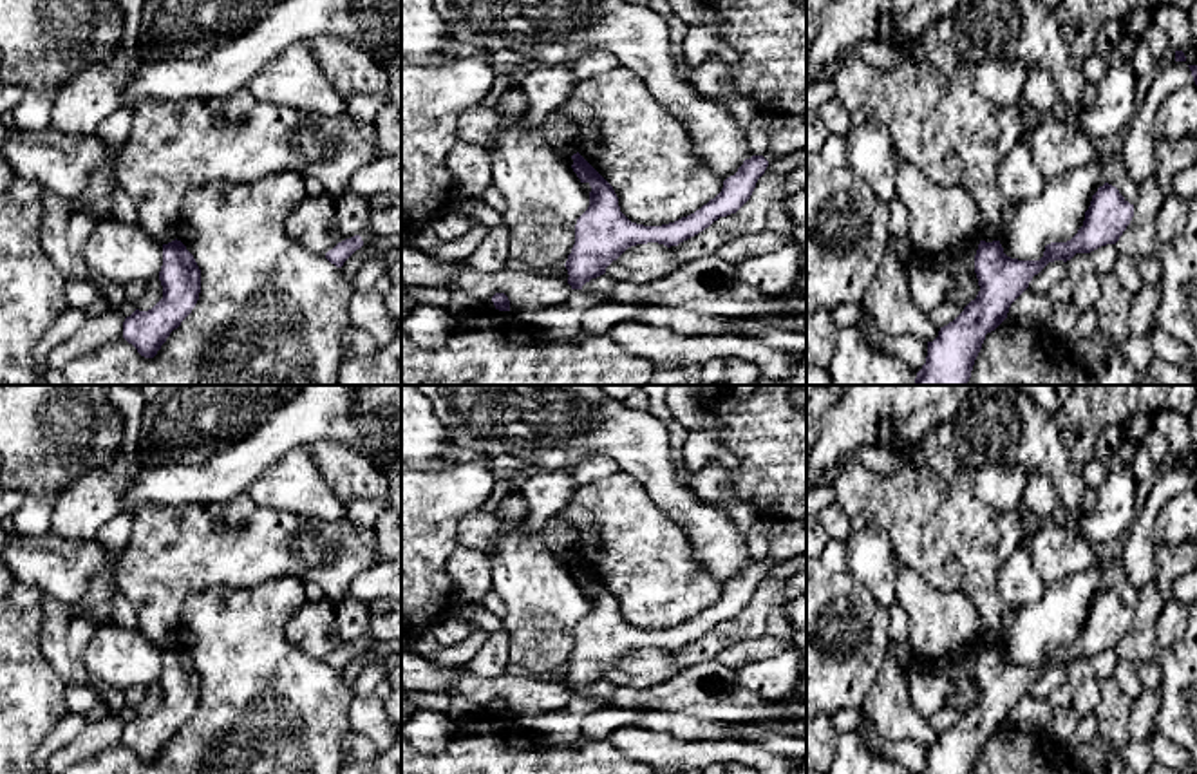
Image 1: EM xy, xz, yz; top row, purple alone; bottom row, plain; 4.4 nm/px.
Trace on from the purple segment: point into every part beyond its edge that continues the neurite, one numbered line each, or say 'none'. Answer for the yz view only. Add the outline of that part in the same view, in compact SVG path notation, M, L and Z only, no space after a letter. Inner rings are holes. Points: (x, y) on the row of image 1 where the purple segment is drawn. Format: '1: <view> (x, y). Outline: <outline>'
none

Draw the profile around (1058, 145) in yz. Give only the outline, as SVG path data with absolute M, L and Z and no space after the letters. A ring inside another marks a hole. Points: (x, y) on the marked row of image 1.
M1065 112L1034 119L1027 143L1045 181L1099 159L1090 136Z

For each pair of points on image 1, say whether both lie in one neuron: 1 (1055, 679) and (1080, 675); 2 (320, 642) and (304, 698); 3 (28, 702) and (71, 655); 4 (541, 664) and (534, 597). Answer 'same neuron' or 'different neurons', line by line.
1: different neurons
2: different neurons
3: different neurons
4: same neuron

